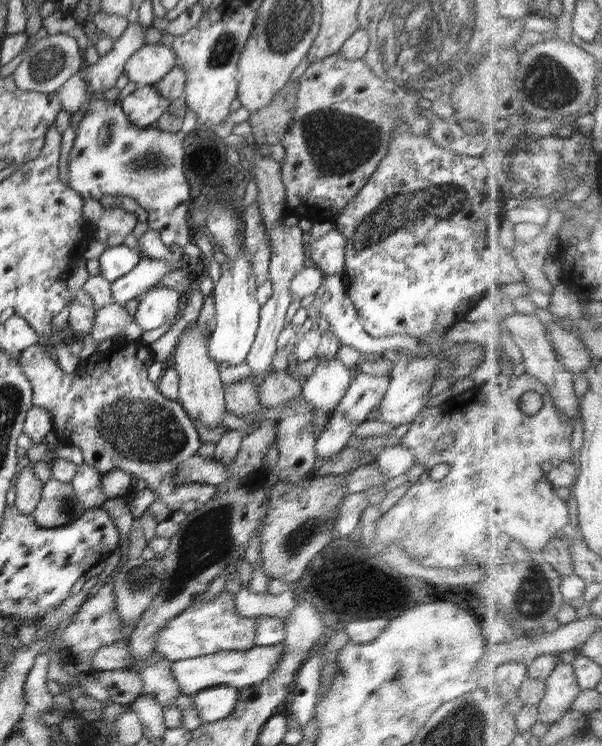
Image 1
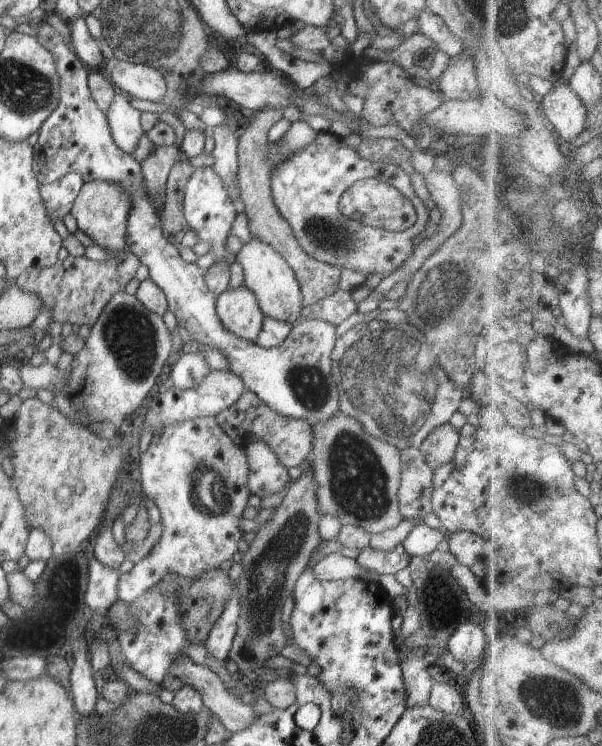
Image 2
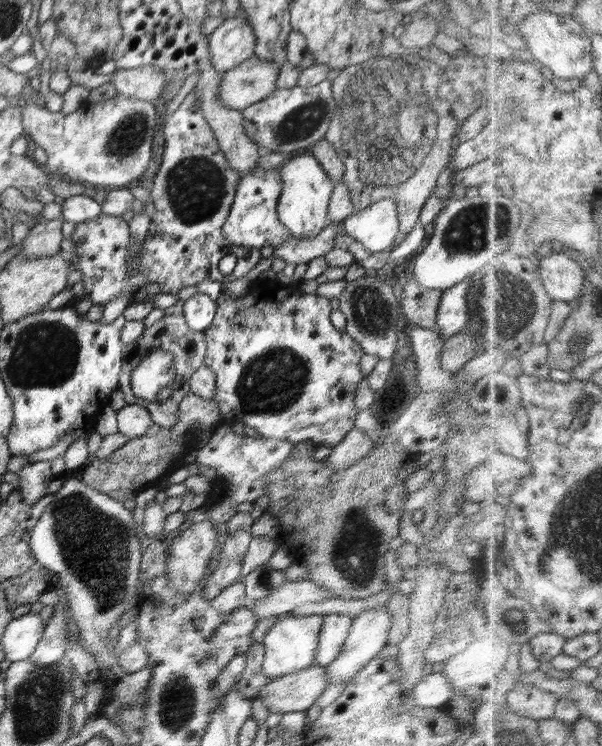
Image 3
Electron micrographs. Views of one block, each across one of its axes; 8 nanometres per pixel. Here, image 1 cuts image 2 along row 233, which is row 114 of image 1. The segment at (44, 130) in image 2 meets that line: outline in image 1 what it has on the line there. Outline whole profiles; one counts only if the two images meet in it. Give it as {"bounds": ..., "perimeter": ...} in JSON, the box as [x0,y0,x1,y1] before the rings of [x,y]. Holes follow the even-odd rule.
{"bounds":[120,85,171,128],"perimeter":[[[142,85],[122,98],[120,106],[132,124],[138,128],[146,128],[154,125],[170,103],[171,101],[164,98],[156,87]]]}

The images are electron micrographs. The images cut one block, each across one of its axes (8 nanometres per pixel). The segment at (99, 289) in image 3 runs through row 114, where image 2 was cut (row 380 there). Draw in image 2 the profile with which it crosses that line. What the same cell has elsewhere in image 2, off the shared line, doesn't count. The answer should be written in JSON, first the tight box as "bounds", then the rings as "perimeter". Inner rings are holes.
{"bounds":[169,352,210,390],"perimeter":[[[201,352],[184,353],[172,363],[169,377],[180,390],[195,389],[210,374],[210,368]]]}

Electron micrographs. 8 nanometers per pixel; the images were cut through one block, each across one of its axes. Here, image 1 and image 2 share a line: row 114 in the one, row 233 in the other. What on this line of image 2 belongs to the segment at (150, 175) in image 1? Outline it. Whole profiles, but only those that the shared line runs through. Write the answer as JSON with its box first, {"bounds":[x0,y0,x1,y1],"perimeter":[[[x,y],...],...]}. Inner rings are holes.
{"bounds":[71,179,131,252],"perimeter":[[[102,179],[85,182],[74,202],[71,214],[77,222],[78,229],[93,240],[92,244],[97,244],[110,252],[126,250],[125,238],[131,211],[131,198],[118,183]]]}

